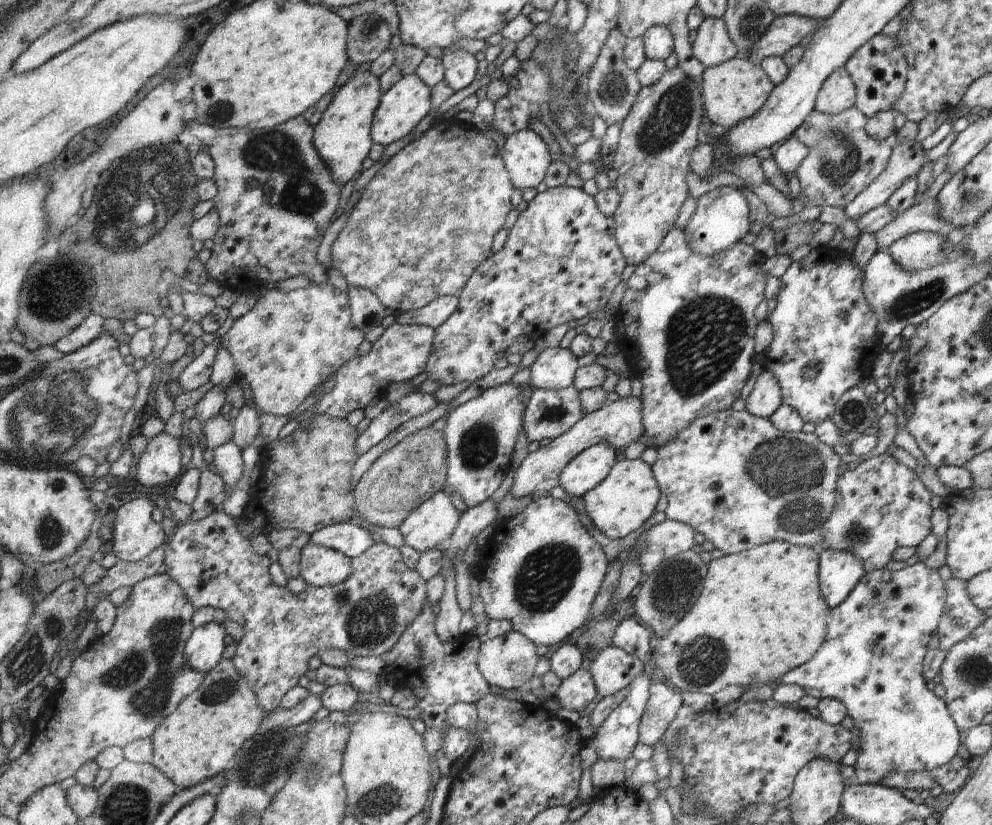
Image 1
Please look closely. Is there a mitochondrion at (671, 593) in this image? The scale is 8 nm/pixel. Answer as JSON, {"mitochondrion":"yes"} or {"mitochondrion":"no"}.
{"mitochondrion":"yes"}

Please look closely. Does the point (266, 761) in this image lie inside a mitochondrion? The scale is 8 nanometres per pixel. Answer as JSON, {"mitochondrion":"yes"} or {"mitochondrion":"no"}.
{"mitochondrion":"yes"}

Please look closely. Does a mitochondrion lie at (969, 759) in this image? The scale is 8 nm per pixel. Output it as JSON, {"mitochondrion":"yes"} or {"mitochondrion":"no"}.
{"mitochondrion":"no"}

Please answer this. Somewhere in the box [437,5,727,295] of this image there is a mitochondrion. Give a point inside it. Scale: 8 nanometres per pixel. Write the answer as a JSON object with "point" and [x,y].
{"point":[671,115]}

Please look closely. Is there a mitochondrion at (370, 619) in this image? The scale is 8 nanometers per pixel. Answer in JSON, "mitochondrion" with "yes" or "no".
{"mitochondrion":"yes"}

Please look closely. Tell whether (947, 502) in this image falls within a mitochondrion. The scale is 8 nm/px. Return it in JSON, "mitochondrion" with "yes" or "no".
{"mitochondrion":"no"}

